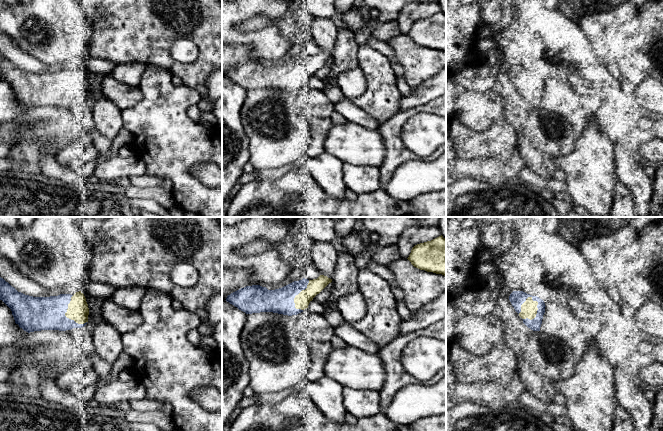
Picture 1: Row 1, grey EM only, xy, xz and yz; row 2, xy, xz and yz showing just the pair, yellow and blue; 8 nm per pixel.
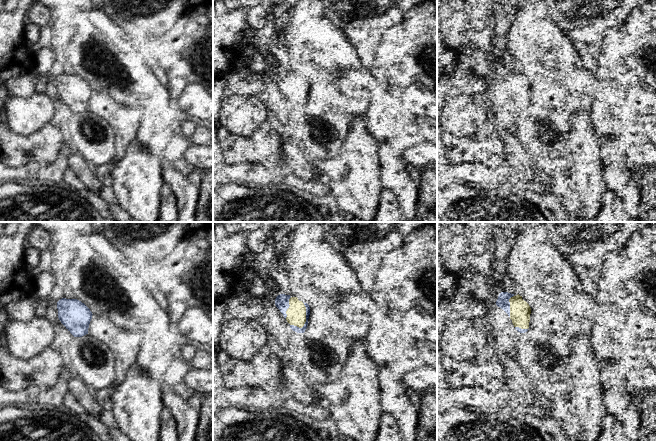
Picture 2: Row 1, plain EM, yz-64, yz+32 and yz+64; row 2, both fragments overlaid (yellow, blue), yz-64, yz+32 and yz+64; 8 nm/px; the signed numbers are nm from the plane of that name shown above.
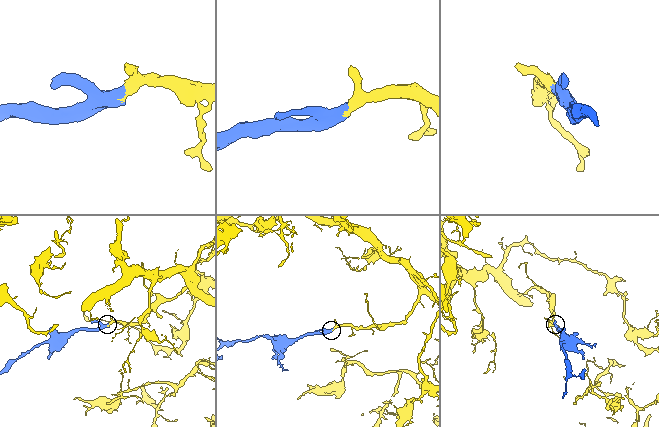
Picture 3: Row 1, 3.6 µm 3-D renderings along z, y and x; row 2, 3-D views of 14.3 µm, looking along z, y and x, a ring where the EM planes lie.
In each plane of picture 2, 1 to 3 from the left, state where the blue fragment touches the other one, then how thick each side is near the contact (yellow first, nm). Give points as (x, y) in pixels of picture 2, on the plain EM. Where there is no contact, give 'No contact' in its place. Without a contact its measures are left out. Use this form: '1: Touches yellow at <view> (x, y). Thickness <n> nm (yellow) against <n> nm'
1: No contact
2: Touches yellow at yz+32 (305, 96). Thickness 160 nm (yellow) against 50 nm
3: Touches yellow at yz+64 (510, 82). Thickness 170 nm (yellow) against 100 nm

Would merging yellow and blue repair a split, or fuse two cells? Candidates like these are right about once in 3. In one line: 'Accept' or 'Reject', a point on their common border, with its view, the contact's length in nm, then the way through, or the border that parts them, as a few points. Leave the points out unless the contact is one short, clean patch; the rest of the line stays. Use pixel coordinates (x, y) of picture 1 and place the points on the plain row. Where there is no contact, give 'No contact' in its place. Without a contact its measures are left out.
Accept. Touches yellow at yz (536, 88). Shared border 200 nm

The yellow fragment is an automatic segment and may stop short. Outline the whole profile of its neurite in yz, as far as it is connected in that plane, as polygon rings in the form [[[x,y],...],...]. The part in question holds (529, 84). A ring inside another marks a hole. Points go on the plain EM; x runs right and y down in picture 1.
[[[513,67],[509,76],[523,99],[533,107],[540,107],[546,83],[544,77],[523,67]]]

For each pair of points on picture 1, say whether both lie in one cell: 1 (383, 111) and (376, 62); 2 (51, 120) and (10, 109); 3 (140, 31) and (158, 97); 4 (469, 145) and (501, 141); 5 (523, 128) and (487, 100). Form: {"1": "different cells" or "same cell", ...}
{"1": "same cell", "2": "different cells", "3": "different cells", "4": "same cell", "5": "different cells"}

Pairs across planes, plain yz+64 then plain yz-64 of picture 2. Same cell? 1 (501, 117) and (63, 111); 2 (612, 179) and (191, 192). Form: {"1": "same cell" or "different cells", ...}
{"1": "same cell", "2": "same cell"}

